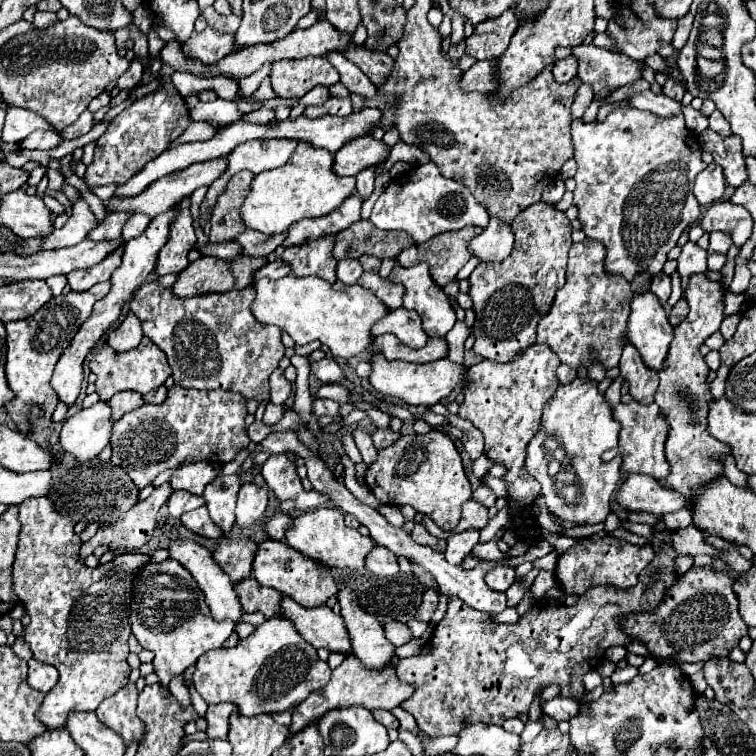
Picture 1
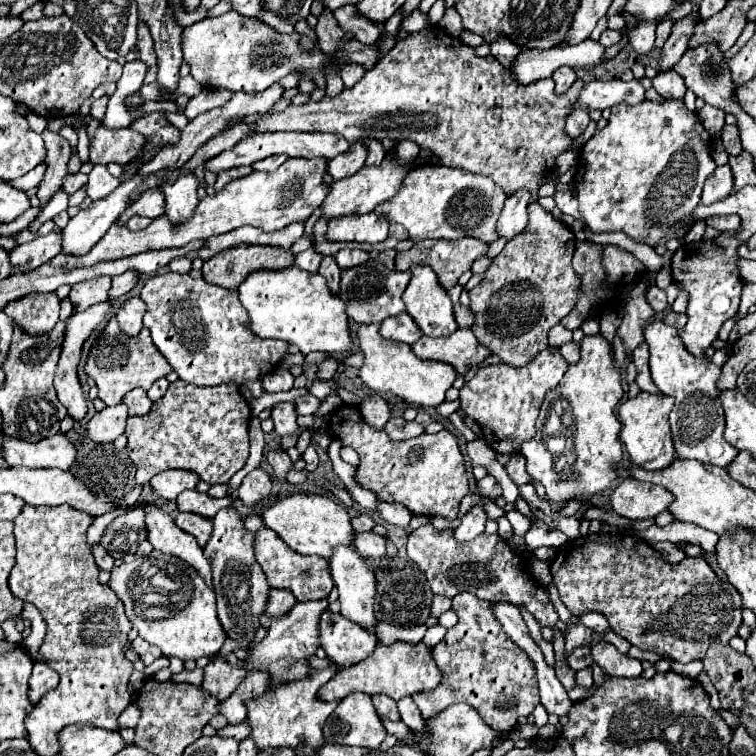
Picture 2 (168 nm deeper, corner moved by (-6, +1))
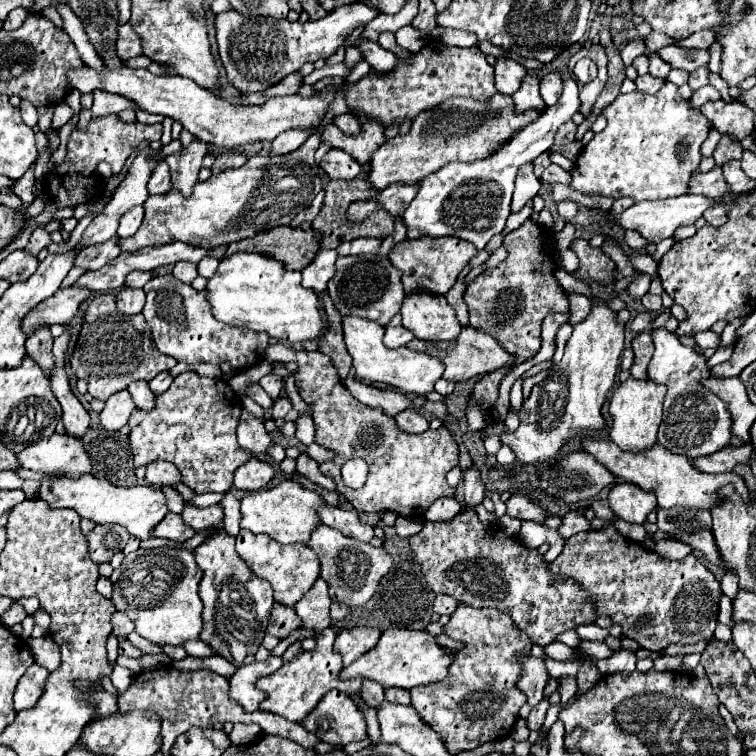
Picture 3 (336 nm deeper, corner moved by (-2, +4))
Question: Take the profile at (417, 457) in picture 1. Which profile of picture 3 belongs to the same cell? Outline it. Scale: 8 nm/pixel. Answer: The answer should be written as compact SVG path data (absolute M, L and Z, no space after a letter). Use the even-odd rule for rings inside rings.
M274 344L268 346L268 354L272 354L272 362L296 362L298 372L294 378L298 394L312 408L316 428L314 442L334 452L334 458L322 462L320 470L336 480L338 494L342 494L358 512L390 510L404 518L418 518L420 510L426 512L436 498L454 496L454 490L446 482L446 474L458 464L458 444L444 426L422 434L402 432L396 428L392 416L386 416L380 408L360 404L344 388L332 360L322 352L306 352ZM350 458L364 458L370 468L366 484L358 490L346 488L340 478L340 468Z

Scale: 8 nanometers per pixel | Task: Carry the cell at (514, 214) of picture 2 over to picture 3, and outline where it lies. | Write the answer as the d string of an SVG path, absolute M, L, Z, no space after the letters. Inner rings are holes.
M528 162L528 164L520 166L518 176L516 176L516 190L514 190L514 198L512 198L512 212L522 210L522 206L538 194L538 190L540 190L540 180L534 176L532 164Z

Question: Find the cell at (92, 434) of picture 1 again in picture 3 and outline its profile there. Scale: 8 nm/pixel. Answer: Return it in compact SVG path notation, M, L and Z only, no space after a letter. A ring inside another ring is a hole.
M122 390L122 392L116 392L114 396L110 396L106 400L106 406L104 410L100 412L100 420L102 420L102 426L106 430L120 430L122 426L128 424L132 412L136 410L136 404L130 396L128 390Z

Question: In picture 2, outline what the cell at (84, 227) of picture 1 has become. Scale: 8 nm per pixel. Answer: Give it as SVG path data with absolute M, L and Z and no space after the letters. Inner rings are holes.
M50 231L44 237L38 235L30 243L16 245L10 251L10 263L22 269L36 269L60 253L60 239L62 239L62 231Z

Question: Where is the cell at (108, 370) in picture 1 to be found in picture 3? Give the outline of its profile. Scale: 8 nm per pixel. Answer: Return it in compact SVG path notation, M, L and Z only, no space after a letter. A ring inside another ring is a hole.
M114 294L94 296L84 312L82 330L78 334L74 352L70 356L70 368L76 378L88 382L88 392L96 400L108 400L112 394L128 388L136 380L152 380L164 370L176 366L176 360L162 354L150 336L150 328L142 314L124 316L116 308Z

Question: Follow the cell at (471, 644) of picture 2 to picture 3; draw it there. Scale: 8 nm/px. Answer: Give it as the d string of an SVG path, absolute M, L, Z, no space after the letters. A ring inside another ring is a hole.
M466 604L456 608L444 630L450 638L466 642L466 648L454 652L454 662L442 682L410 690L418 716L434 728L438 736L444 736L446 744L462 744L462 752L510 736L518 720L518 710L526 702L526 694L516 686L520 680L516 652L530 652L530 638L518 632L508 614Z

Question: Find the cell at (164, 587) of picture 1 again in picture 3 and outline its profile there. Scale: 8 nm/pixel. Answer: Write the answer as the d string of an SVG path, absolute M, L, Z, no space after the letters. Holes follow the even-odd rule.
M158 546L126 554L124 562L112 574L112 602L136 624L136 632L154 644L182 646L186 640L198 640L202 630L202 600L198 596L202 572L194 560L194 550Z

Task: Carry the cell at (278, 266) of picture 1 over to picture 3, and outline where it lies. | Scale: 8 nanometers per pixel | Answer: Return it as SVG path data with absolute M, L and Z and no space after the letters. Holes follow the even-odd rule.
M320 250L316 260L302 270L302 286L322 294L326 290L328 280L334 276L334 262L338 258L336 250Z

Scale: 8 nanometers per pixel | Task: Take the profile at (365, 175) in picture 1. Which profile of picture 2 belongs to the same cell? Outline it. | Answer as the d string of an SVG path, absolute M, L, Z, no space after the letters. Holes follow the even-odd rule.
M366 139L364 143L368 145L368 159L366 159L366 165L380 165L382 159L384 159L384 155L386 155L382 143L380 143L380 141L374 141L374 139Z

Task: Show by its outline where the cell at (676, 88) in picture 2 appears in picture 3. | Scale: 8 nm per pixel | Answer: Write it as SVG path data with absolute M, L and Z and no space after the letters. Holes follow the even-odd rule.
M646 74L646 76L638 76L638 78L634 80L634 84L636 84L636 88L638 88L640 92L646 92L646 94L656 94L656 92L662 88L664 80L658 80L658 78L654 78L654 76Z

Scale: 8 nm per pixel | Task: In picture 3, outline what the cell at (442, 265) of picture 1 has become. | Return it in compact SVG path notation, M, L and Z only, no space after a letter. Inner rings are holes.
M422 236L418 240L404 240L398 242L388 258L392 262L392 266L402 272L402 286L404 286L404 294L410 296L412 292L430 292L430 294L446 294L452 284L456 282L456 278L460 276L462 268L478 254L476 248L472 248L472 244L468 244L466 240L456 240L456 238L440 238L440 240L428 240L428 236Z

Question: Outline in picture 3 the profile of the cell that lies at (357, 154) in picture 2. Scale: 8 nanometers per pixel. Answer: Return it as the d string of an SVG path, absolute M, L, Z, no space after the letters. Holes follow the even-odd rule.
M332 148L330 152L326 152L320 166L330 180L352 180L362 170L360 164L340 148Z

